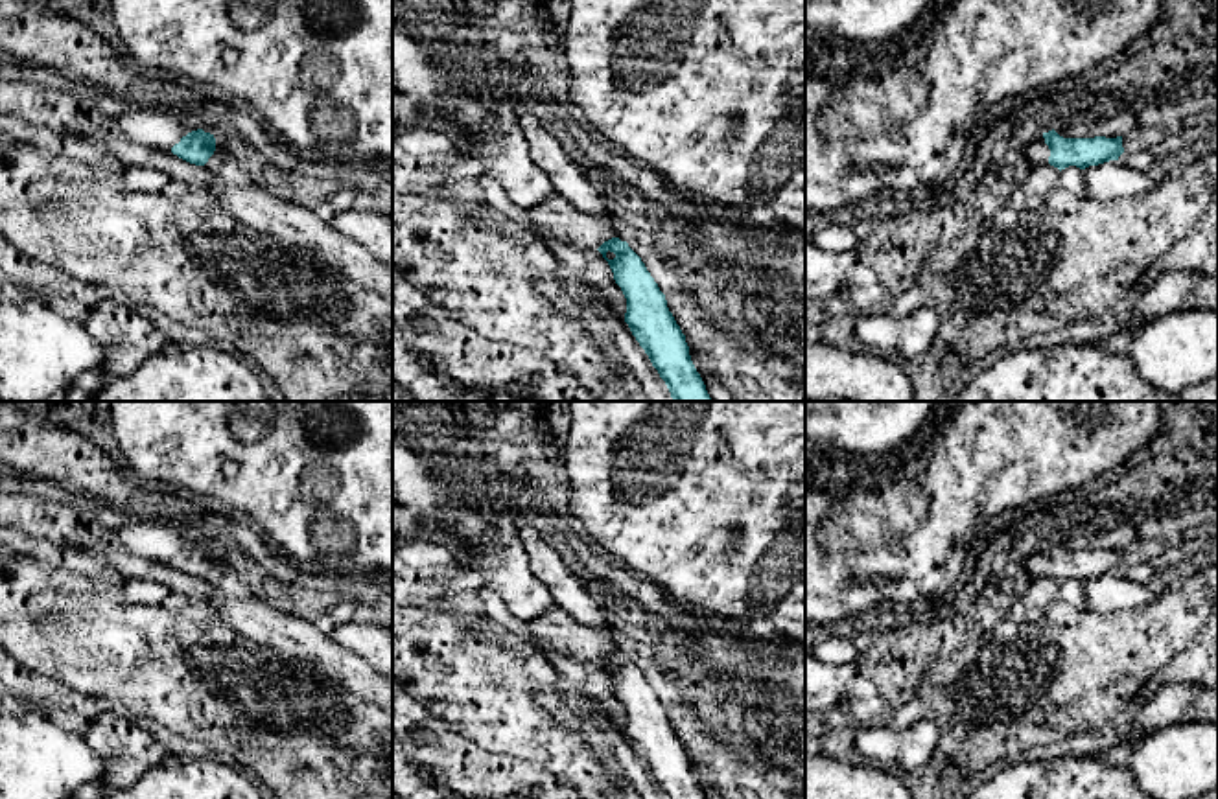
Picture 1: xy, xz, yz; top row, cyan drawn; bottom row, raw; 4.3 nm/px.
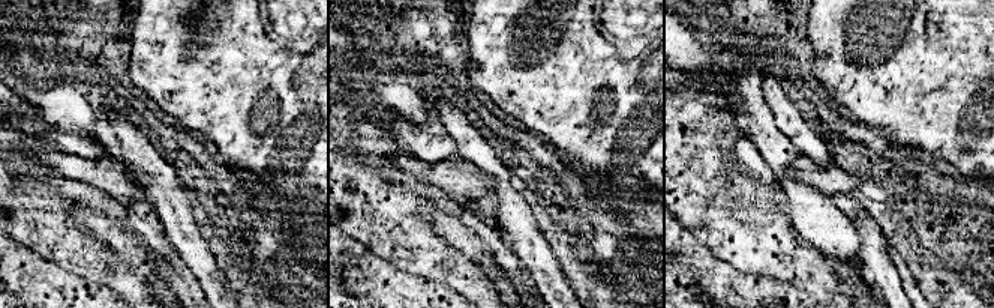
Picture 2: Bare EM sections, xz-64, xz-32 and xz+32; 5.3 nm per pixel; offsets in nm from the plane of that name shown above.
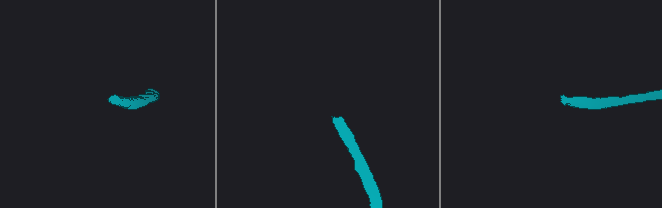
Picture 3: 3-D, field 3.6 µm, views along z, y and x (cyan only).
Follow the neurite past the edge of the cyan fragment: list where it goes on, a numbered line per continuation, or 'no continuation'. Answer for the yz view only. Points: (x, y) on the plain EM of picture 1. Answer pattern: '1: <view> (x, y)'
1: yz (1032, 562)

